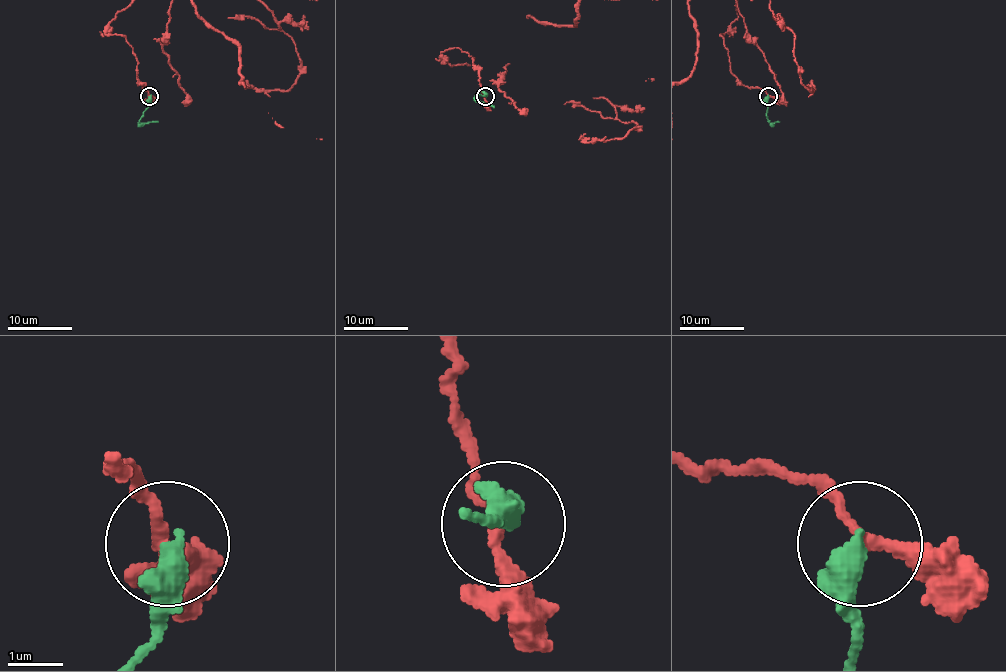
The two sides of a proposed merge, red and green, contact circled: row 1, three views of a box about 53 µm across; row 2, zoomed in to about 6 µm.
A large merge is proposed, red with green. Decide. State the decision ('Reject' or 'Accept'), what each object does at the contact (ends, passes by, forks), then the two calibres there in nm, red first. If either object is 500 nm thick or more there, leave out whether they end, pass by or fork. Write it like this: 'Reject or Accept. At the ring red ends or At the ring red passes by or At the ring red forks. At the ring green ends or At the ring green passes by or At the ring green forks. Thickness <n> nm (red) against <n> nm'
Reject. At the ring red passes by. At the ring green ends. Thickness 190 nm (red) against 480 nm

